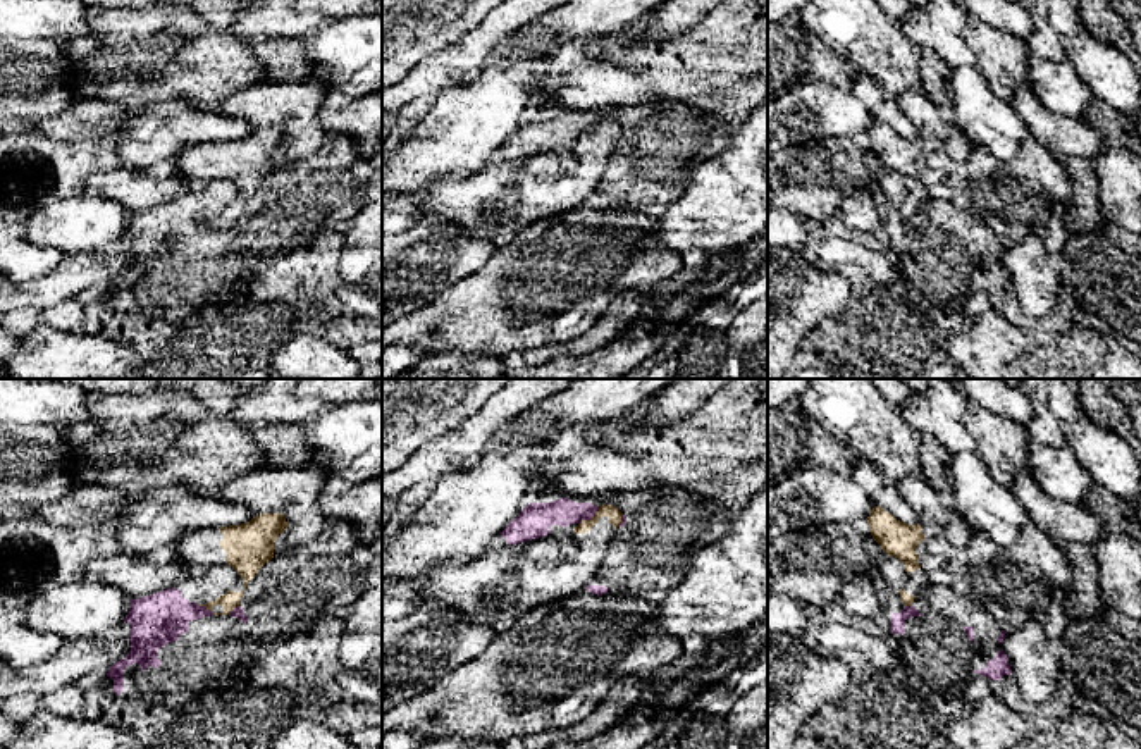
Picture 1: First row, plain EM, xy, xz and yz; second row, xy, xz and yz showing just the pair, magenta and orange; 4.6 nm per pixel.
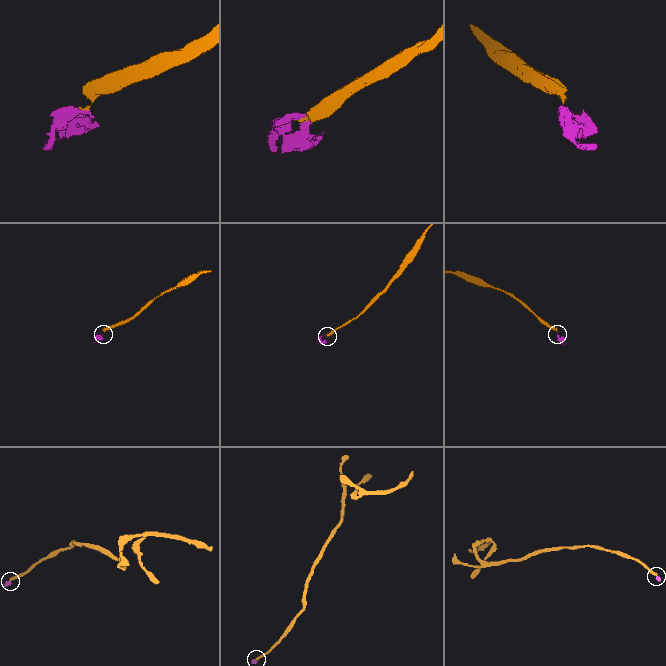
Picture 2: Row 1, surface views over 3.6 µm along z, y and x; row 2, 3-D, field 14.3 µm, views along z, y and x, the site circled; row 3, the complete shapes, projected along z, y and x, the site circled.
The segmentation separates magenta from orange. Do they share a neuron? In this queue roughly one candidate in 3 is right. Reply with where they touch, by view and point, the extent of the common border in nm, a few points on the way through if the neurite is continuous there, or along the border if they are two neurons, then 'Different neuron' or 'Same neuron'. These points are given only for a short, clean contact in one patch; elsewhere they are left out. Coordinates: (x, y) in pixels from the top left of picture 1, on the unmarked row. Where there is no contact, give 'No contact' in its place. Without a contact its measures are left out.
Touches magenta at xz (589, 133). Shared border 130 nm. Boundary: xz (599, 121), (589, 133), (579, 138). Different neuron

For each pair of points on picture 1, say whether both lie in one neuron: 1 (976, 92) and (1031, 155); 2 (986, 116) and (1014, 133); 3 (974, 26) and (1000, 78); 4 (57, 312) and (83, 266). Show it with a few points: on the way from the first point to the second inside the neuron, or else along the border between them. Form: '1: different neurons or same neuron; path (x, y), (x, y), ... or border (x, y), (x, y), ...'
1: different neurons; border (1029, 135), (1011, 159), (997, 159), (981, 147)
2: same neuron; path (993, 123), (1002, 131), (1007, 131)
3: same neuron; path (981, 38), (1000, 57), (1000, 66)
4: different neurons; border (73, 295), (42, 310)

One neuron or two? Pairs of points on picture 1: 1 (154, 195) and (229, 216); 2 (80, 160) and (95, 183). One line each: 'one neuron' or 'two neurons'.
1: two neurons
2: two neurons

